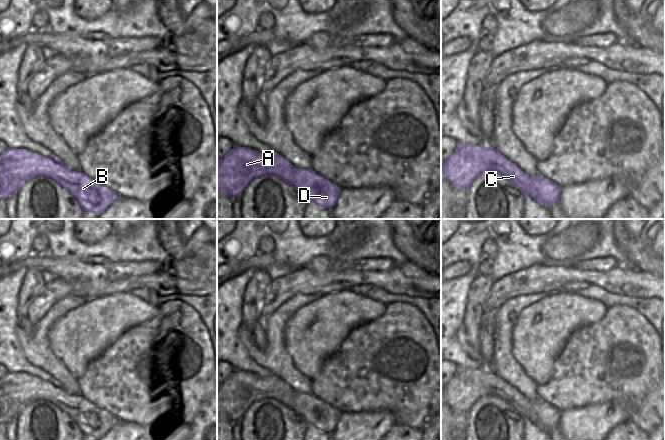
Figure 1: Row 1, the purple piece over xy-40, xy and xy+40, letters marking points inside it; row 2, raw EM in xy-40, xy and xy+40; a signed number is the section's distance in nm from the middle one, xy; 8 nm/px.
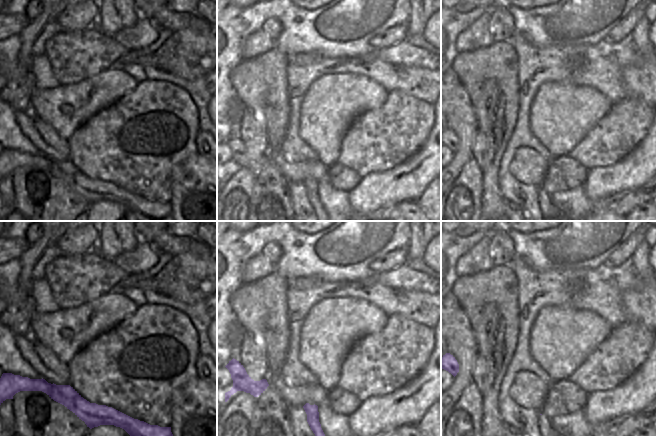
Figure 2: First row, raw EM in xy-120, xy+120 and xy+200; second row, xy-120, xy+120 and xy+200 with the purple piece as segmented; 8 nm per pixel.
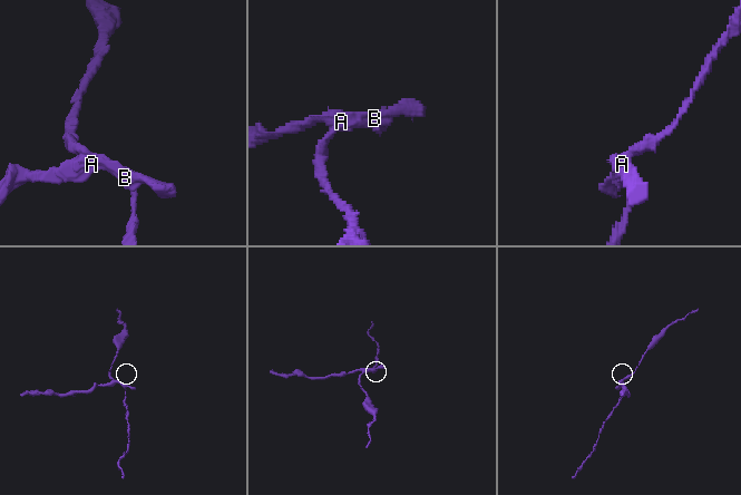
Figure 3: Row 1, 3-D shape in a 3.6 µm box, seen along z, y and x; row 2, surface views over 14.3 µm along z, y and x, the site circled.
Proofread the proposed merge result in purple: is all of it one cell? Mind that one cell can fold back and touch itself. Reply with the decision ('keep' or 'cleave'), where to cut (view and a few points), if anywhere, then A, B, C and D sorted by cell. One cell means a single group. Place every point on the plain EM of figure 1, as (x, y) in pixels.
cleave | xy (252, 374), (269, 381), (276, 390), (286, 394), (296, 392) | A B D / C

